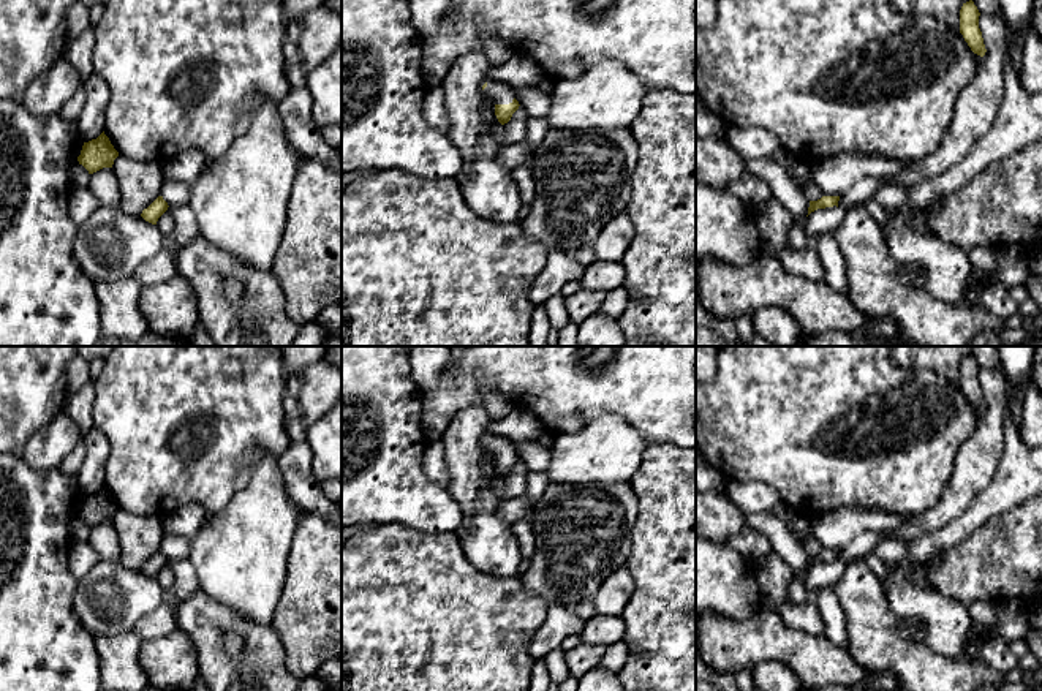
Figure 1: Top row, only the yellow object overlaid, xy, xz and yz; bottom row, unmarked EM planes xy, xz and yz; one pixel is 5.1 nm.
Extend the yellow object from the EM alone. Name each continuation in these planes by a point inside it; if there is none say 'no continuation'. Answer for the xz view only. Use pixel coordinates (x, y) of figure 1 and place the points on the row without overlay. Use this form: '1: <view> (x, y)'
1: xz (498, 446)

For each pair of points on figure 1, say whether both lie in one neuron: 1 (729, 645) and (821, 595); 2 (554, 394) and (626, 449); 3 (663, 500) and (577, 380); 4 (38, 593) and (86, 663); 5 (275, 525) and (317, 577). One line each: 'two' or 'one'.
1: two
2: two
3: two
4: one
5: two

